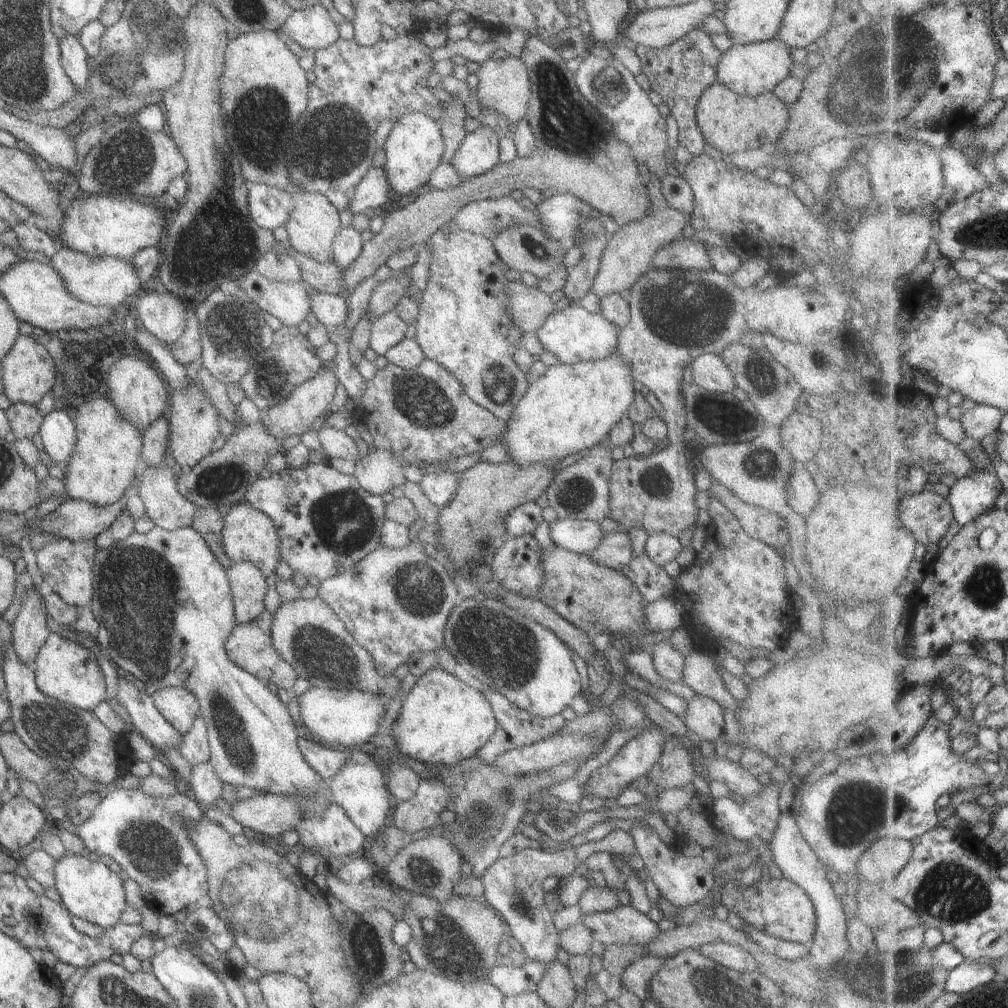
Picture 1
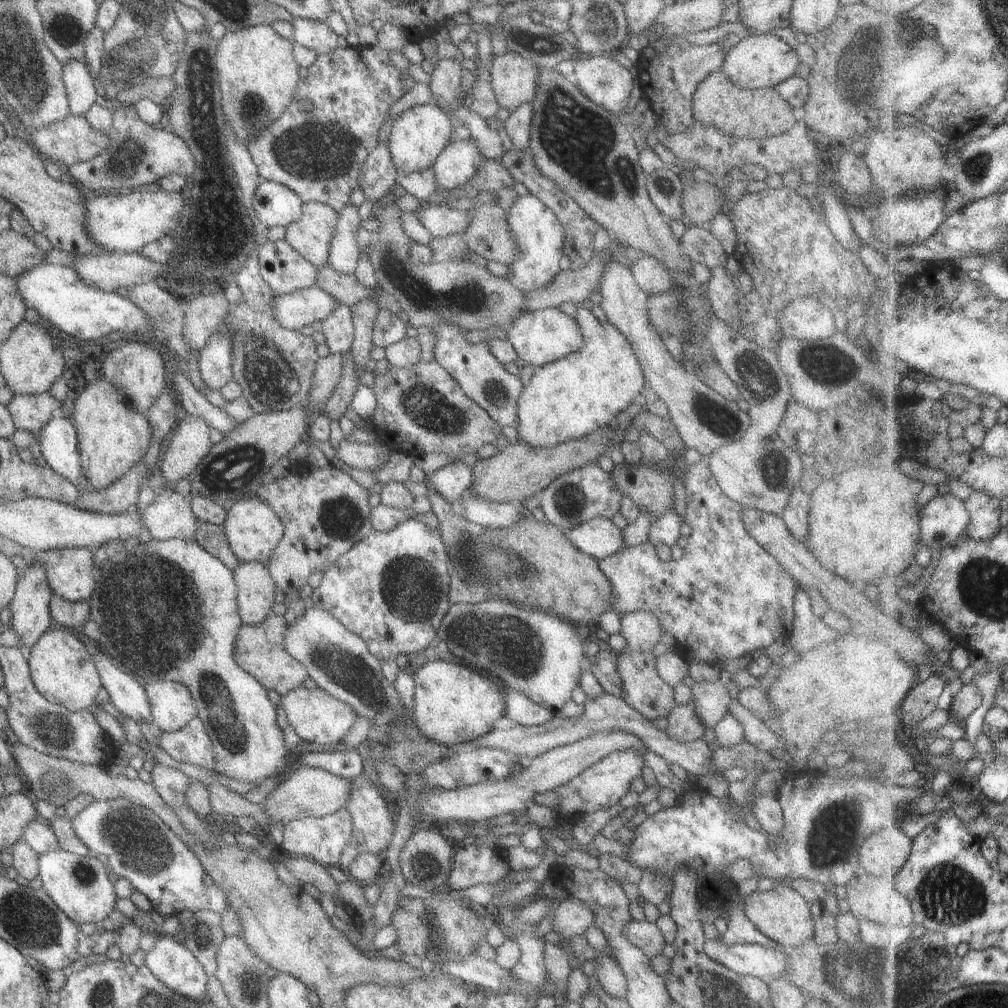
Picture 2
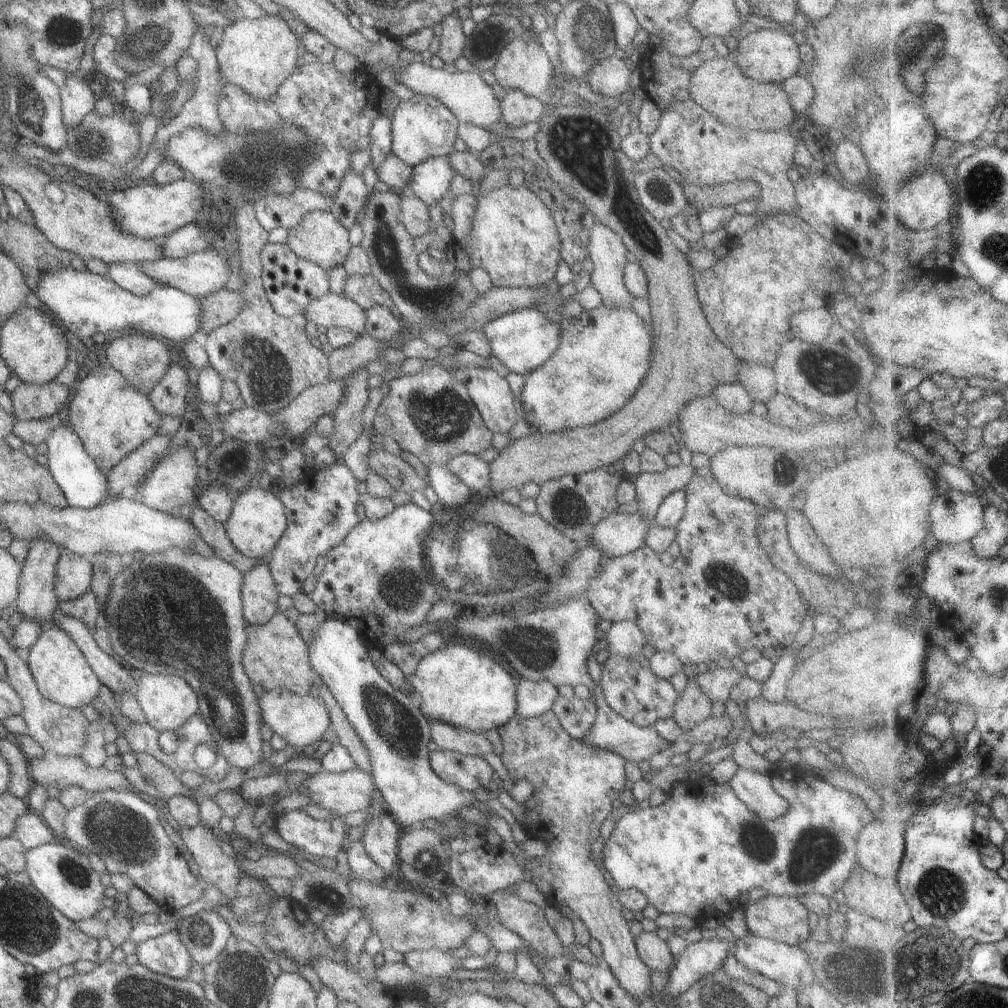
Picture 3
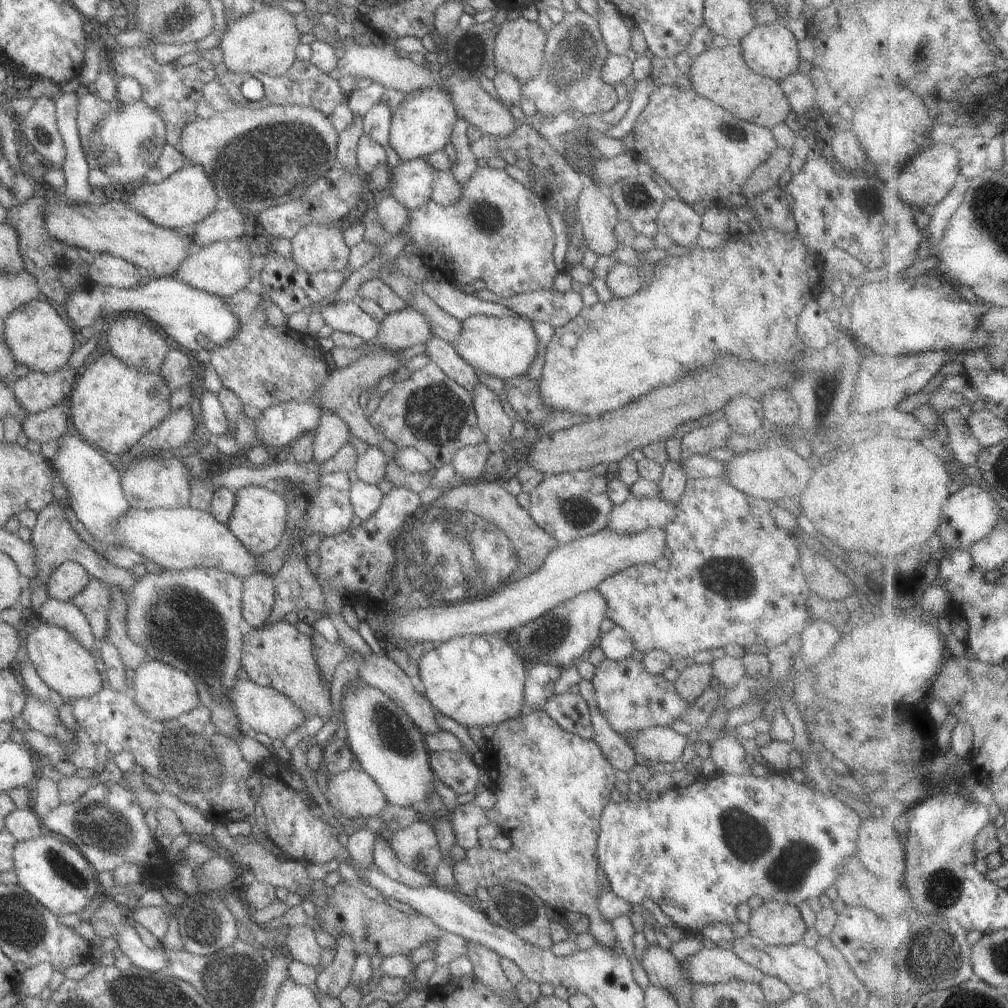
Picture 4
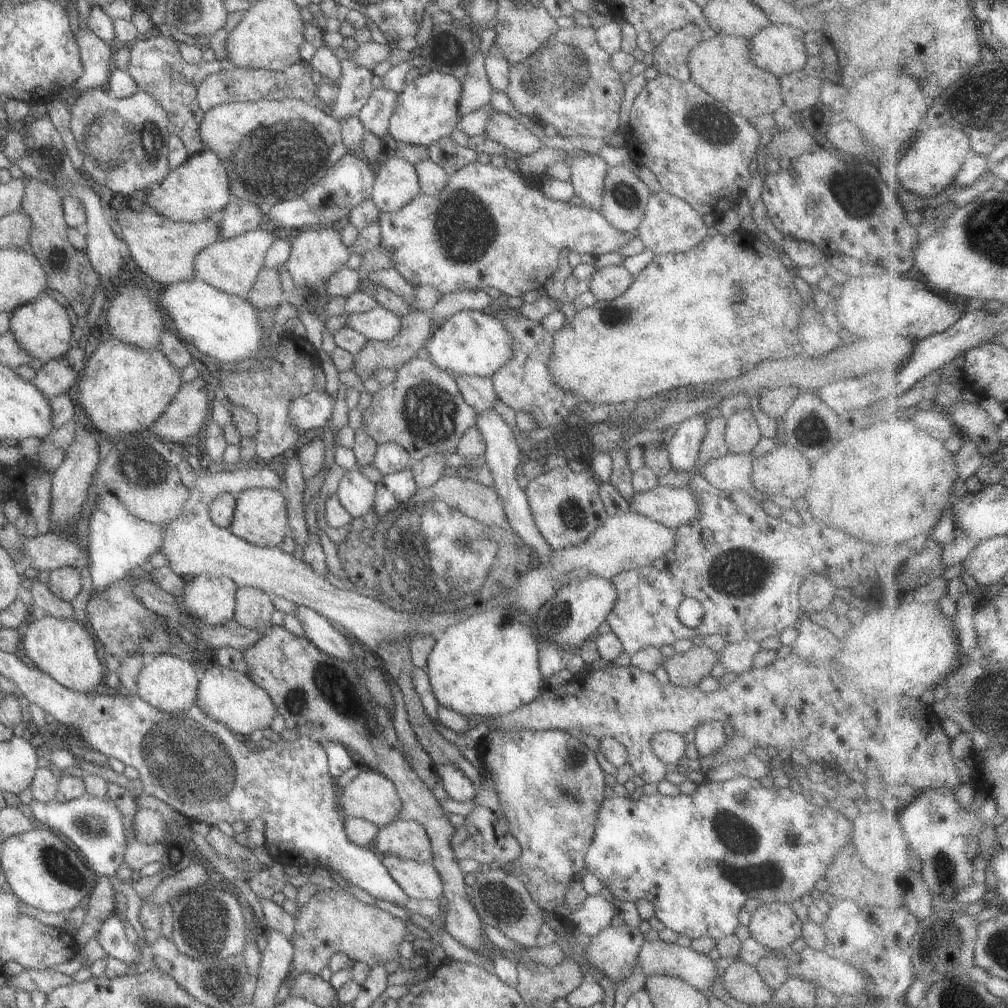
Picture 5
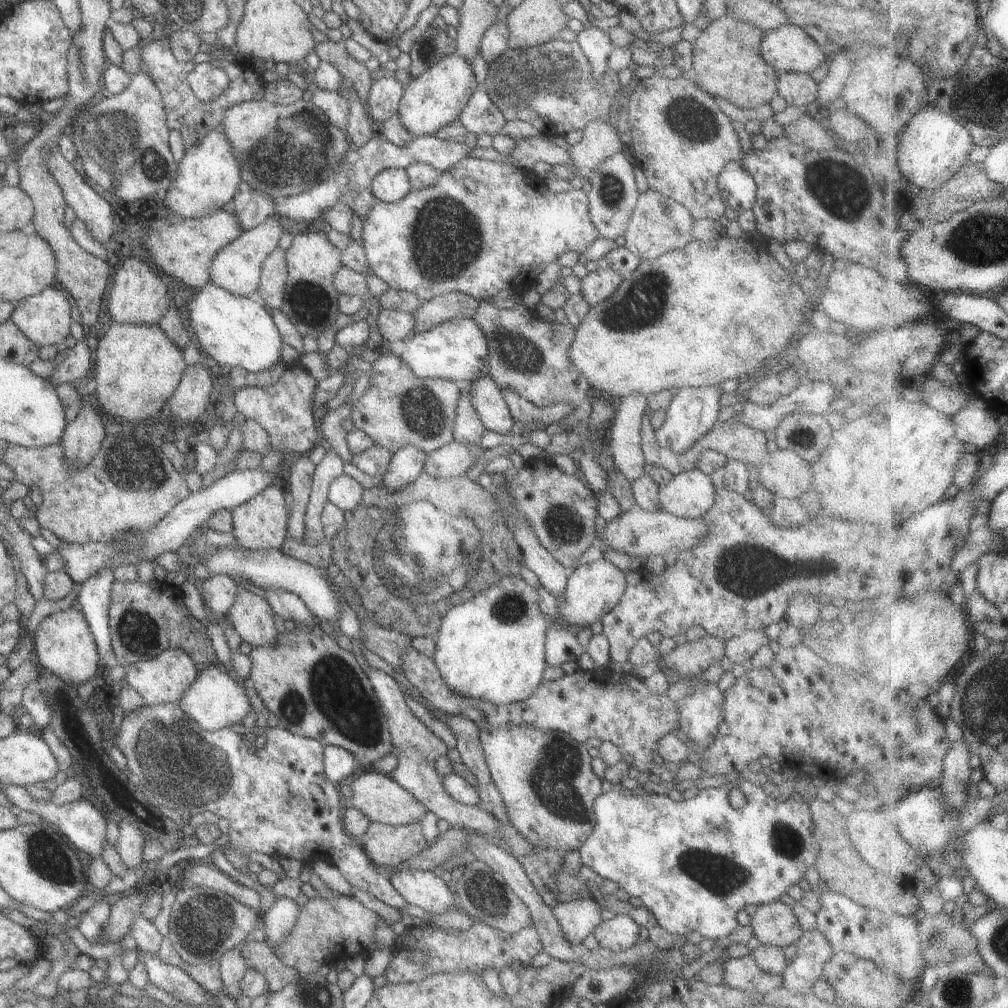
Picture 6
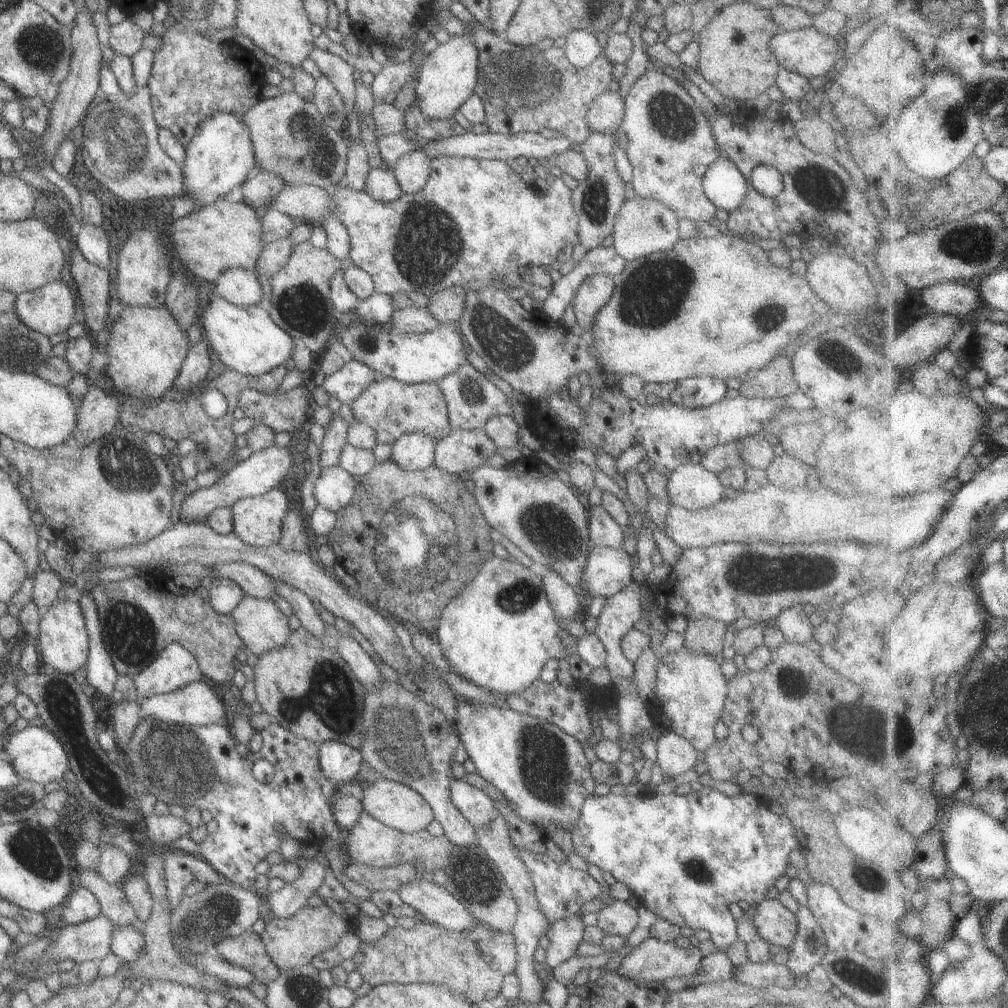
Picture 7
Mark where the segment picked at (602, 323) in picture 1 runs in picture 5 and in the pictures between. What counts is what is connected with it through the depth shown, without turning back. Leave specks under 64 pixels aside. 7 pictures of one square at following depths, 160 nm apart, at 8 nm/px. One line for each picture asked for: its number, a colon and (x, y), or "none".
2: (538, 337)
3: (521, 340)
4: (504, 347)
5: (471, 343)

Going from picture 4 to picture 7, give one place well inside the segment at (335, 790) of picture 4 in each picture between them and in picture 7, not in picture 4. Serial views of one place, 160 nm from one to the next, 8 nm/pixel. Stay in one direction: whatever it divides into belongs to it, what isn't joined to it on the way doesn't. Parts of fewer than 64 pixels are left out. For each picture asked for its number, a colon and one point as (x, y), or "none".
5: (370, 796)
6: (376, 795)
7: (393, 804)

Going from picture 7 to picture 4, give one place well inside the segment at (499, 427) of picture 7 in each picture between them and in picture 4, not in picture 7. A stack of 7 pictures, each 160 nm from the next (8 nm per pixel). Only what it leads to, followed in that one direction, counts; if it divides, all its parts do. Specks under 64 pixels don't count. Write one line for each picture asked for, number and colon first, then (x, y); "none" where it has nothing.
4: (441, 354)
5: (477, 392)
6: (484, 395)

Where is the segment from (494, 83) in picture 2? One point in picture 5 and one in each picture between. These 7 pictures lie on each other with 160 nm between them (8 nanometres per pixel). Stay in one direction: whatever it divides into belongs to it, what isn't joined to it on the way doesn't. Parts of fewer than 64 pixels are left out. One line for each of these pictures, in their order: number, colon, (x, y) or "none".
3: (522, 65)
4: (518, 44)
5: (519, 32)

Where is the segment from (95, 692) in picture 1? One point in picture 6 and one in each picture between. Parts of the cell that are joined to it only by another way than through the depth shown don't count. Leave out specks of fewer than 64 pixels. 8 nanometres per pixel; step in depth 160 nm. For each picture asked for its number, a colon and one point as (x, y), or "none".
2: (60, 669)
3: (60, 672)
4: (66, 669)
5: (61, 648)
6: (62, 643)

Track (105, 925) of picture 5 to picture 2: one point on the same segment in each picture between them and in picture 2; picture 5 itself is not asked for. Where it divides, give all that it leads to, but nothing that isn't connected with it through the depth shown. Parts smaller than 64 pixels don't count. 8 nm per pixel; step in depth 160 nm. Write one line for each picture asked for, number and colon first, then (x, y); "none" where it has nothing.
2: (168, 960)
3: (164, 954)
4: (138, 954)

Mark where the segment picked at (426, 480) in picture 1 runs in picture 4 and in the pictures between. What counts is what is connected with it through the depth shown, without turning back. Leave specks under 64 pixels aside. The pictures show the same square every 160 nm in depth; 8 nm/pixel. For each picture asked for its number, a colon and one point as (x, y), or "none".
2: (449, 481)
3: (473, 472)
4: (467, 463)

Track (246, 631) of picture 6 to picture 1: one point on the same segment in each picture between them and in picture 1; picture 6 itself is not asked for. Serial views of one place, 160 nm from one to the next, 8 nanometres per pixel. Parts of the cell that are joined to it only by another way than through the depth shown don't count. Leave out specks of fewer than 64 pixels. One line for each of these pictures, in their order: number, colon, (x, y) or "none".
1: (248, 587)
2: (255, 592)
3: (258, 597)
4: (257, 596)
5: (252, 608)

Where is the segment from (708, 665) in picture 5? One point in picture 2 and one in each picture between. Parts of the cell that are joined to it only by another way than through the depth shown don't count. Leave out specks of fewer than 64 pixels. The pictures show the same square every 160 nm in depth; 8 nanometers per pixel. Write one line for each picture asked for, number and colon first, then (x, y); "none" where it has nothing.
2: (682, 724)
3: (691, 706)
4: (690, 681)

